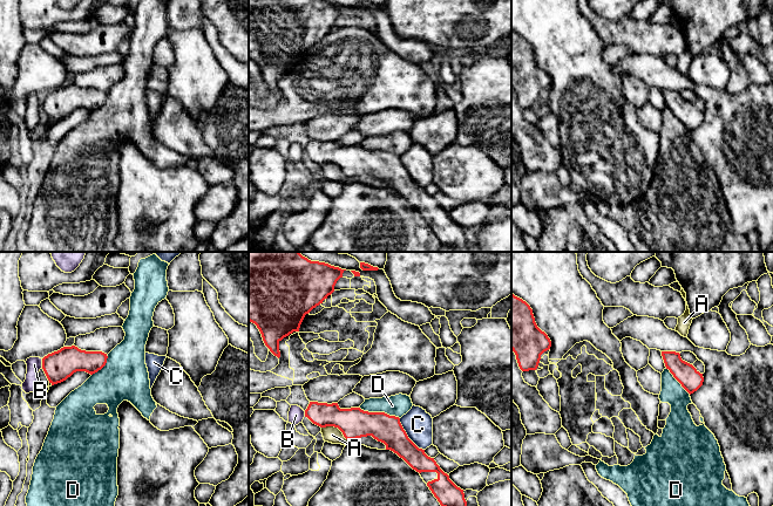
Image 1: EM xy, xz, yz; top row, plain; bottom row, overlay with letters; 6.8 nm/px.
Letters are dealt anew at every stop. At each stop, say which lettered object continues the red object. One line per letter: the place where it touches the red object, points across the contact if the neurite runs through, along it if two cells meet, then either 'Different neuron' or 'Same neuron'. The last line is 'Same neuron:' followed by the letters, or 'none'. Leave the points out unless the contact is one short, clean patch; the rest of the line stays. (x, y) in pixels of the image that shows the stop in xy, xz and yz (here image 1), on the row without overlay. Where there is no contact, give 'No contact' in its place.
A: Touches red at xz (336, 164). Boundary: xz (321, 164), (336, 164), (348, 177). Different neuron
B: Touches red at xy (42, 101). Boundary: xy (41, 96), (42, 104). Different neuron
C: Touches red at xz (407, 173). Boundary: xz (399, 156), (406, 172), (424, 187). Different neuron
D: Touches red at xz (379, 150). Different neuron
Same neuron: none

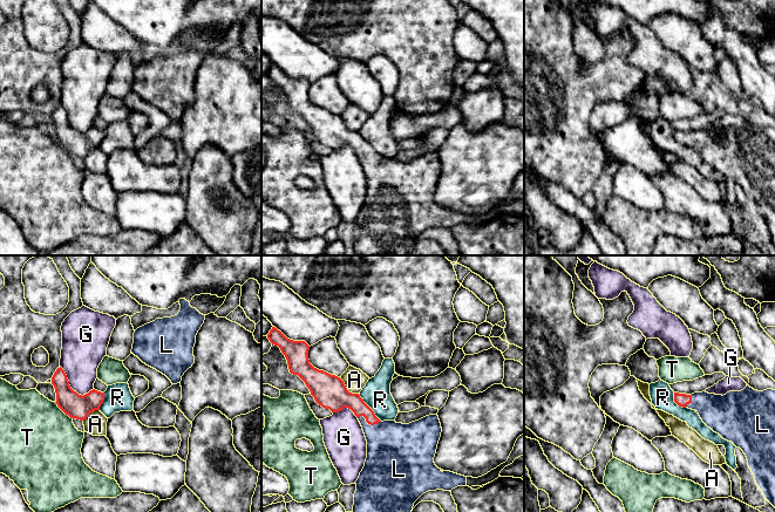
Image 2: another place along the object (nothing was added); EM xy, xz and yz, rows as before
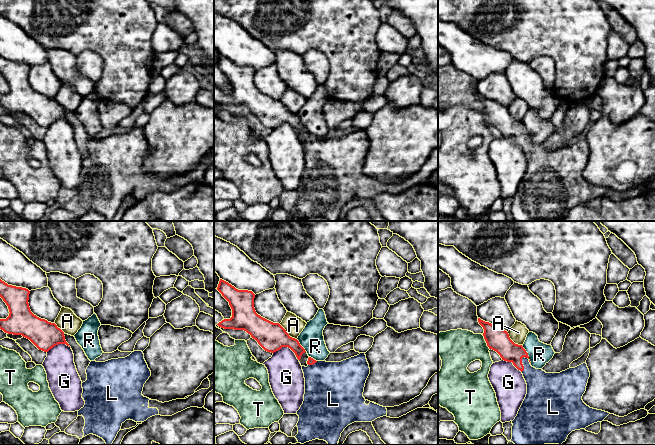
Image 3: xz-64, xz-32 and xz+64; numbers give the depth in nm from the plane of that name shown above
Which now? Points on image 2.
A: Touches red at xz (346, 127). Boundary: xz (339, 115), (349, 129), (358, 131). Different neuron
G: Touches red at xy (70, 125). Different neuron
L: Touches red at xz (368, 161). Path across: xz (341, 136), (349, 137), (368, 161), (394, 186). Same neuron
R: Touches red at xz (369, 145). Boundary: xz (358, 131), (381, 158). Different neuron
T: Touches red at xy (63, 149). Boundary: xy (54, 140), (72, 156). Different neuron
Same neuron: L

